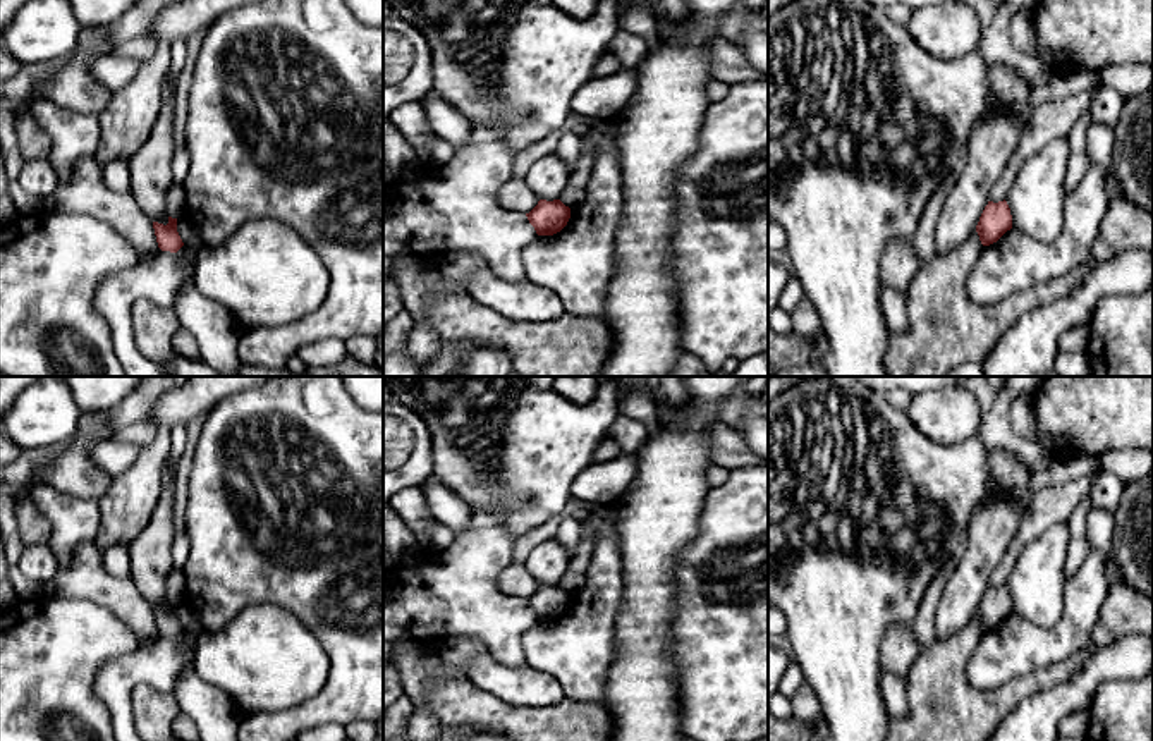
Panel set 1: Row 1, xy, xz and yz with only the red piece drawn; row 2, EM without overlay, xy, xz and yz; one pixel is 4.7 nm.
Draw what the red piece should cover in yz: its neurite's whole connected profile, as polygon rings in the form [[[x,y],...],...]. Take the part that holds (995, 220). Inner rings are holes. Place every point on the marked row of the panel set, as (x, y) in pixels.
[[[988,201],[976,225],[981,244],[990,246],[997,242],[1010,229],[1012,215],[1007,201]]]

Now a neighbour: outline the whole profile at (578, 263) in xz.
[[[593,120],[584,136],[596,150],[584,201],[570,208],[560,232],[550,239],[531,239],[521,251],[521,261],[526,277],[553,291],[567,313],[605,322],[625,191],[615,131]]]

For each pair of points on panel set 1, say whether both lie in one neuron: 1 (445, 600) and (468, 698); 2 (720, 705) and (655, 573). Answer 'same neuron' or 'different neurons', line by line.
1: different neurons
2: different neurons

